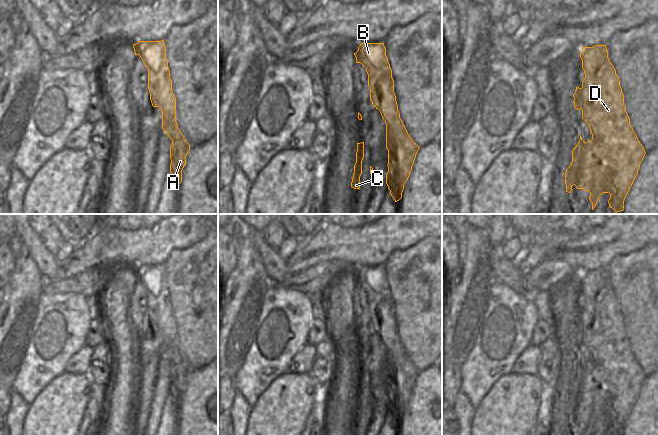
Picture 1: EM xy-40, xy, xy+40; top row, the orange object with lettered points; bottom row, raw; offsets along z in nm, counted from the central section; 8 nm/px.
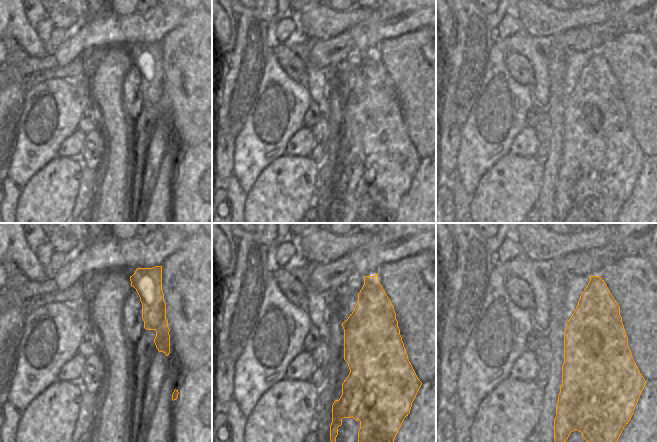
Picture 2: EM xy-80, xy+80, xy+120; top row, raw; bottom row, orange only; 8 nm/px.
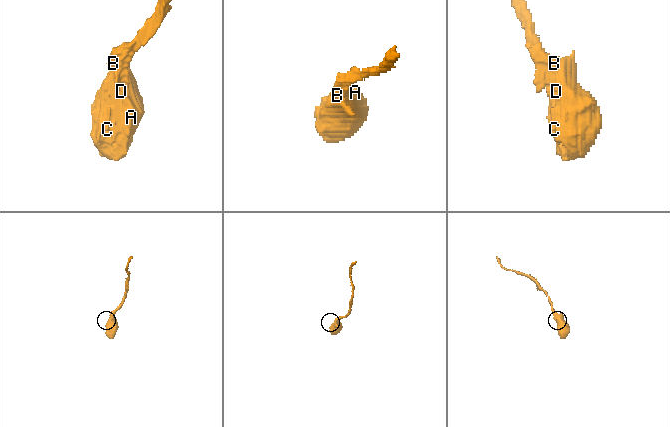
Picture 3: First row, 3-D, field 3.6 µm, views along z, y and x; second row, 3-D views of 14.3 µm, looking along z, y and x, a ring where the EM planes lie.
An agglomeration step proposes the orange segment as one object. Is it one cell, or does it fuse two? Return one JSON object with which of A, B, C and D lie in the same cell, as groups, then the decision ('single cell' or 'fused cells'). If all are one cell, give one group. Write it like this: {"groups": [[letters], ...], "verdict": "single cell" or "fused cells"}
{"groups": [["A", "C", "D"], ["B"]], "verdict": "fused cells"}

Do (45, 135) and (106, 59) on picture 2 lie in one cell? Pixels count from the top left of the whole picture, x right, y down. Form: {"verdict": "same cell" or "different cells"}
{"verdict": "different cells"}

